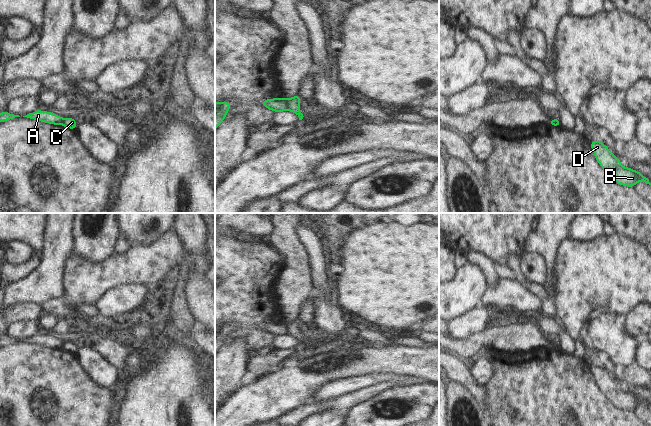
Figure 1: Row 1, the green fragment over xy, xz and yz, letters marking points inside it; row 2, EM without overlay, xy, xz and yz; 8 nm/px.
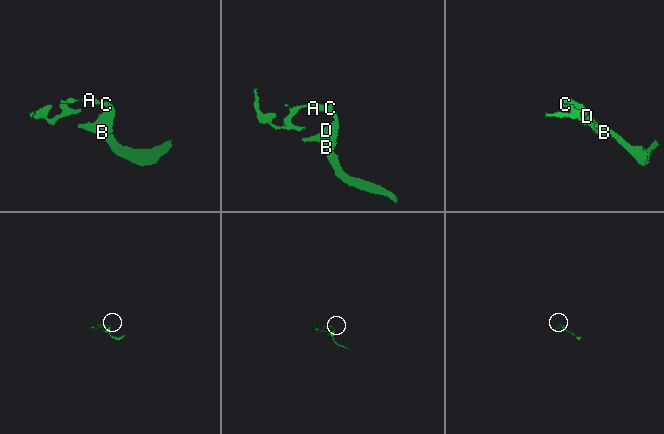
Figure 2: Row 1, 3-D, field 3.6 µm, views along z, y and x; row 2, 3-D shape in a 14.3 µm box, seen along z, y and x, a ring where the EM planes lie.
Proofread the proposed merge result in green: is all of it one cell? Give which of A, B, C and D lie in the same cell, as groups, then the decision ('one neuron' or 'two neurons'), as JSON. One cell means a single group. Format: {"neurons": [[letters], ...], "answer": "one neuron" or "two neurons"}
{"neurons": [["A"], ["B", "C", "D"]], "answer": "two neurons"}

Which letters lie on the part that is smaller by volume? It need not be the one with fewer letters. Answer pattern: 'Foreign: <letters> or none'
Foreign: A

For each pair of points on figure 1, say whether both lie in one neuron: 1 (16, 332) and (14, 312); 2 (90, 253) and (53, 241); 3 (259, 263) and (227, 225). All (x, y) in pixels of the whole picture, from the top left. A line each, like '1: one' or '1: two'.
1: two
2: two
3: two

